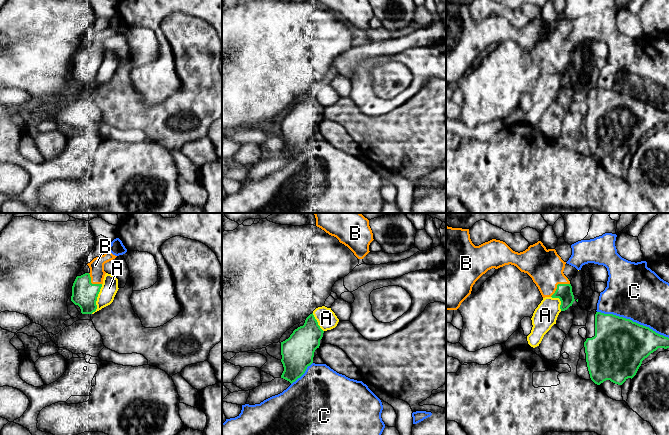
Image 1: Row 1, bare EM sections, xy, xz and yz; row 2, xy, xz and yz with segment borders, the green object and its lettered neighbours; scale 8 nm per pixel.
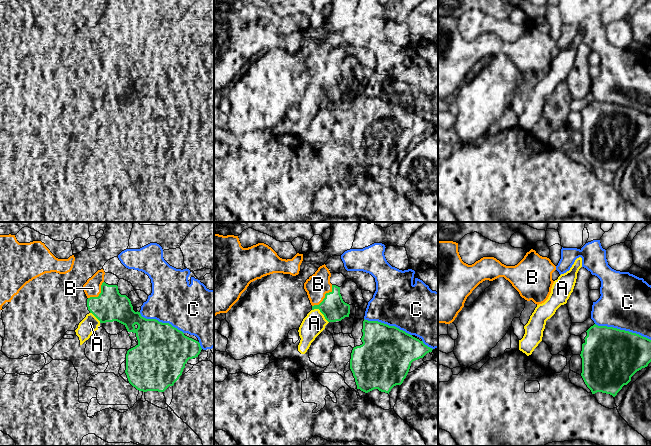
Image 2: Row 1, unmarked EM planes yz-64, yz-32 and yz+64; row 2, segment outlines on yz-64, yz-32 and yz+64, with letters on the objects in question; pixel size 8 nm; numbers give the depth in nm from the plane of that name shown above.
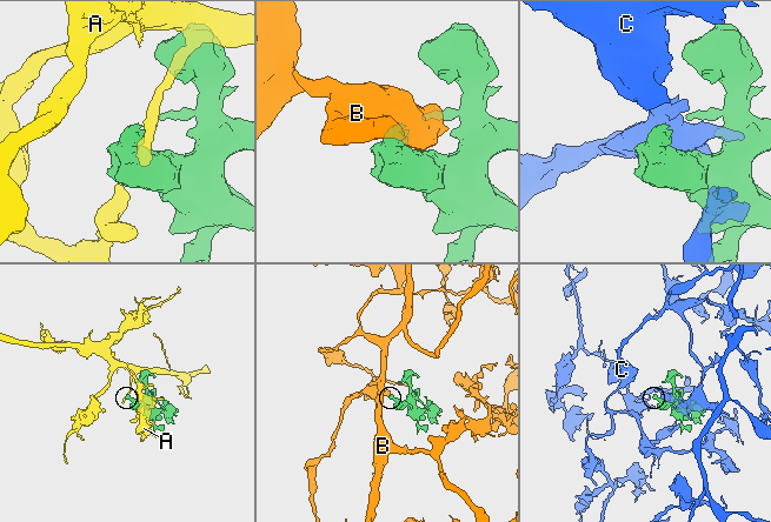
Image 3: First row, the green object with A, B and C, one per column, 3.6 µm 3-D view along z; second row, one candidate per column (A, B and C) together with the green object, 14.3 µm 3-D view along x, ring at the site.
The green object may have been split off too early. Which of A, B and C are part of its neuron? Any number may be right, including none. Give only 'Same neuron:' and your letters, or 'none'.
Same neuron: B

